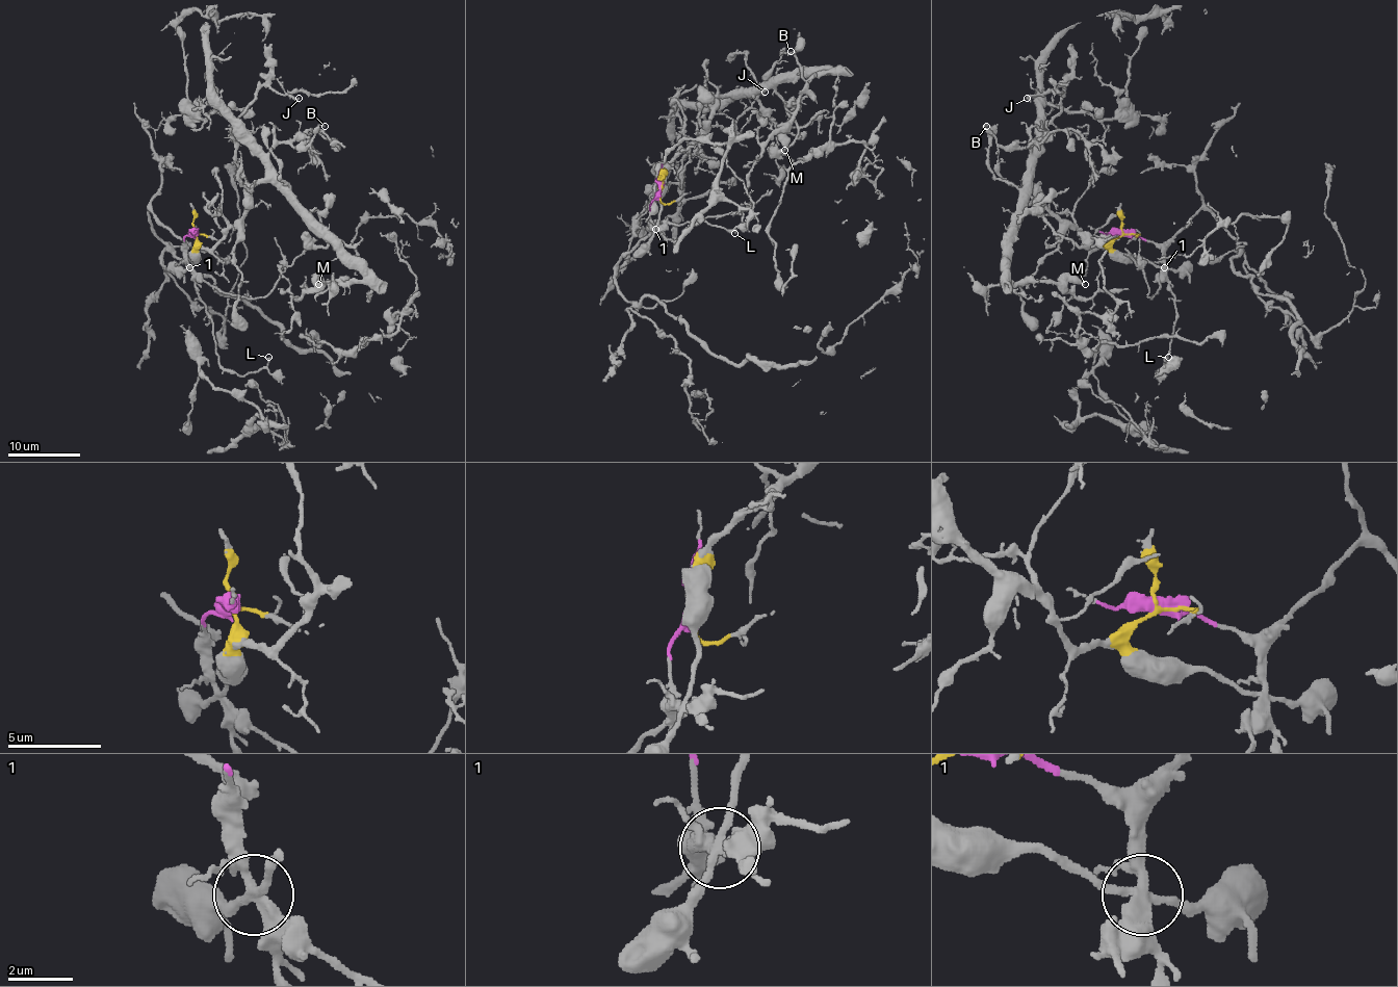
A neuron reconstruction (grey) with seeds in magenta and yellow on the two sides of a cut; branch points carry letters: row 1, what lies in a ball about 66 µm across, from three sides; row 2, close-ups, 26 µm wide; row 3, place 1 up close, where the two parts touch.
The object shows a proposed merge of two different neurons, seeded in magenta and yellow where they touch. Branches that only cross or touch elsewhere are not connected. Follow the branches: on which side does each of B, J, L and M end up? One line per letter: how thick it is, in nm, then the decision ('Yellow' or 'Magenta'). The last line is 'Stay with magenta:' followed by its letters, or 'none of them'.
B: Thickness 110 nm. Yellow
J: Thickness 150 nm. Yellow
L: Thickness 140 nm. Magenta
M: Thickness 300 nm. Yellow
Stay with magenta: L

